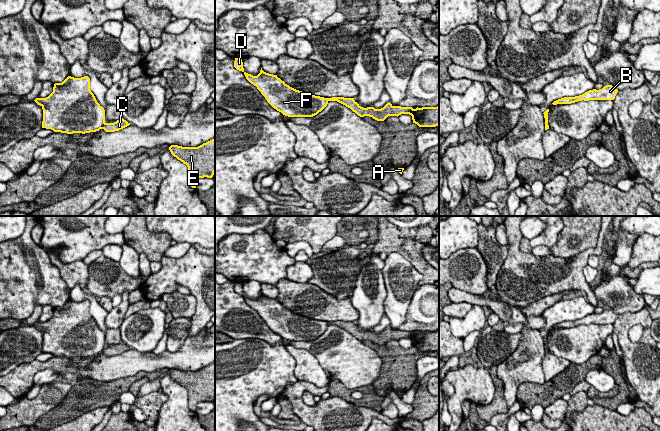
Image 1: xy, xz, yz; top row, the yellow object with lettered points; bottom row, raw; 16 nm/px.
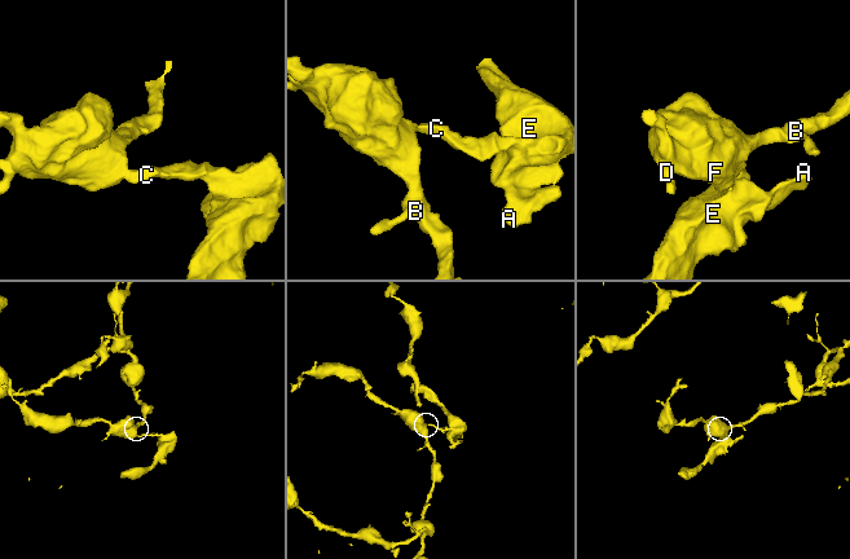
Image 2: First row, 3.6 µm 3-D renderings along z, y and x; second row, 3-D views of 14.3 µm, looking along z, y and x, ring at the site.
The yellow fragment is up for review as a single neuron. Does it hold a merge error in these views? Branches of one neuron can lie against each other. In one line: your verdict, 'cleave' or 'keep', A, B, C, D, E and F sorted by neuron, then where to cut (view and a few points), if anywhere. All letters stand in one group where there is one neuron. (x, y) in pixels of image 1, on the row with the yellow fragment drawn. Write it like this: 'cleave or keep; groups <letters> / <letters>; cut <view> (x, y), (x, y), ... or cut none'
cleave; groups A C E / B D F; cut xy (105, 123), (101, 128)

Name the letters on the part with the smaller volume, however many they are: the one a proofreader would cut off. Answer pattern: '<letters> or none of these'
A, C, E

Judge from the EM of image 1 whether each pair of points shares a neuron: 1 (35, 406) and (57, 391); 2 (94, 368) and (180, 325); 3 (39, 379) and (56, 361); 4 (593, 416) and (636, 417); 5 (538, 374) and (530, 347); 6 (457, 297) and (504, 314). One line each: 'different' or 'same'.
1: same
2: different
3: different
4: same
5: same
6: same

